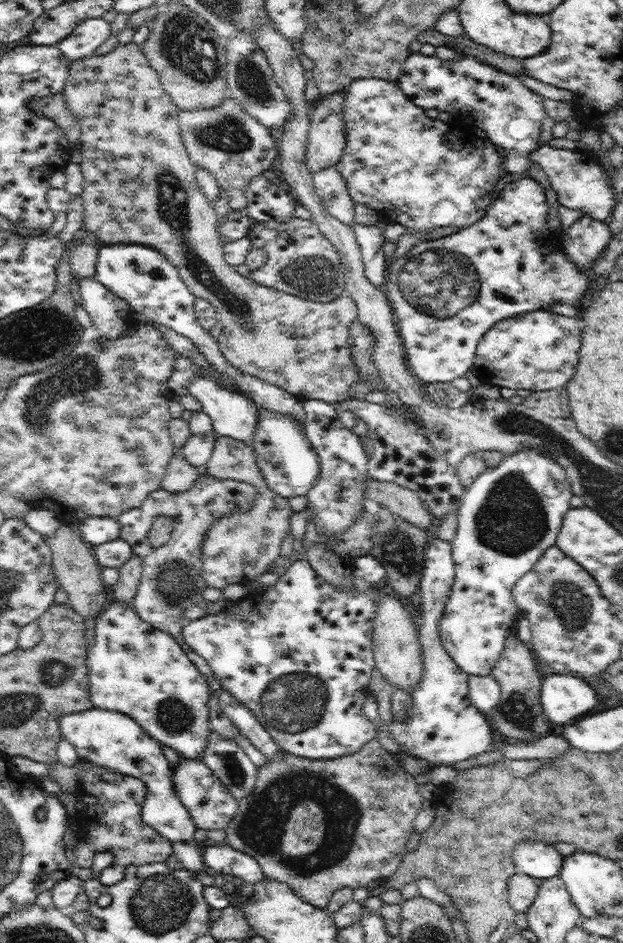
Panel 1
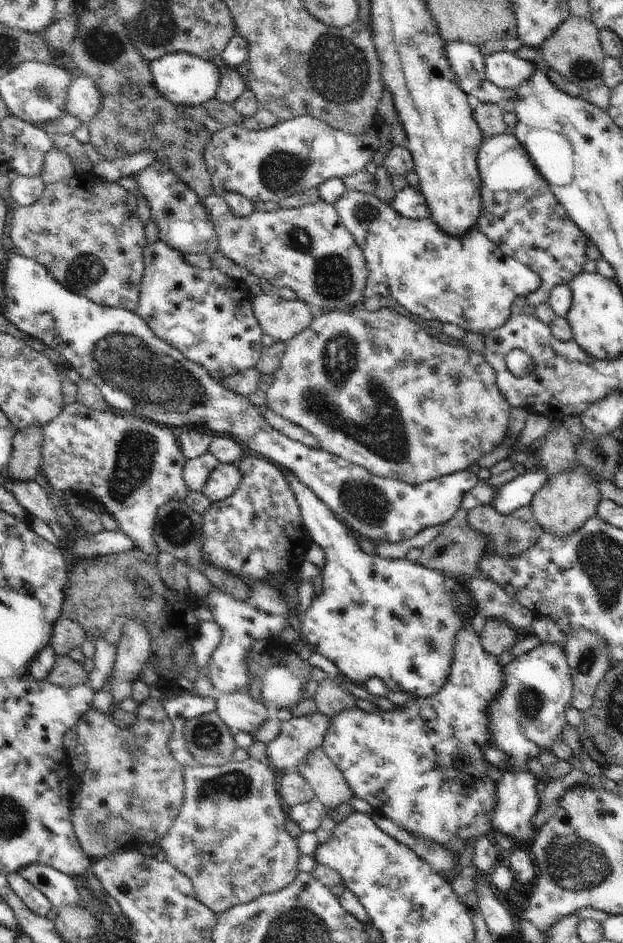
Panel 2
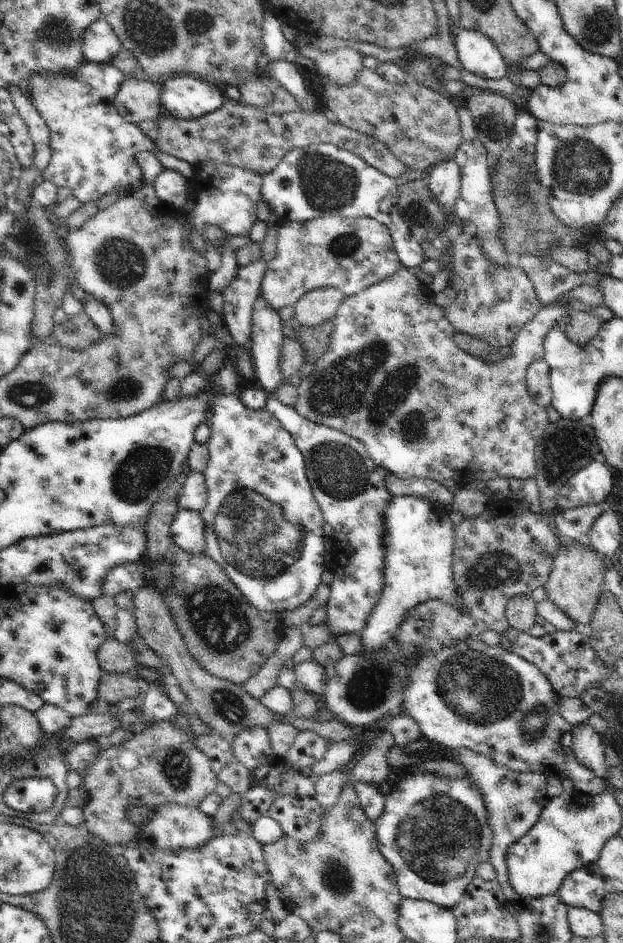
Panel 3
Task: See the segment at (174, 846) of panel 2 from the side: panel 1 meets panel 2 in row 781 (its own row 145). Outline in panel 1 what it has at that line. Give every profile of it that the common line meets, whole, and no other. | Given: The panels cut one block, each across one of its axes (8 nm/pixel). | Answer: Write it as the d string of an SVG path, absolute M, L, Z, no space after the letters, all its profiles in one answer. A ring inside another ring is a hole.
M229 95L220 106L208 110L179 110L179 126L188 156L196 168L202 167L214 174L218 186L226 189L231 208L244 211L248 206L244 185L248 185L250 177L265 173L277 160L277 135L244 112L244 108Z

